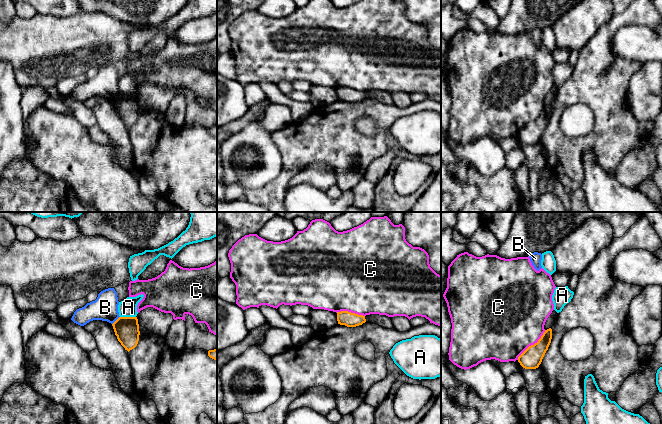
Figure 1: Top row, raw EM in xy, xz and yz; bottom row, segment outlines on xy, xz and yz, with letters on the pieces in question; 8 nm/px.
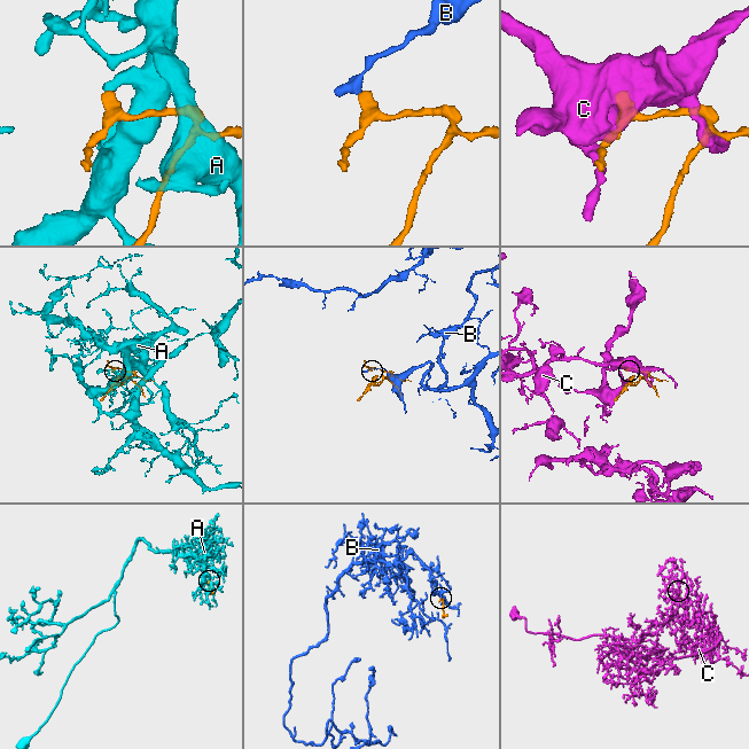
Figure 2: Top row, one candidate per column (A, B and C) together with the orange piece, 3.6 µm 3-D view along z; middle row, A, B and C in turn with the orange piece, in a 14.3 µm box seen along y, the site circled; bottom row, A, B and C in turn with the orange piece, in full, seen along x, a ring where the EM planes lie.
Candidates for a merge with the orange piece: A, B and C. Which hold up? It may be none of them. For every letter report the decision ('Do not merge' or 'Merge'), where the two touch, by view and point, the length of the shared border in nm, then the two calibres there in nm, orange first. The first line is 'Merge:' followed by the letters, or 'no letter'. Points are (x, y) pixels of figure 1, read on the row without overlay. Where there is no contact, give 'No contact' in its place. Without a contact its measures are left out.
Merge: no letter
A: Do not merge. Touches orange at xy (128, 93). Shared border 130 nm. Thickness 200 nm (orange) against 140 nm
B: Do not merge. Touches orange at xy (116, 96). Shared border 90 nm. Thickness 200 nm (orange) against 200 nm
C: Do not merge. Touches orange at yz (532, 121). Shared border 340 nm. Thickness 170 nm (orange) against 480 nm

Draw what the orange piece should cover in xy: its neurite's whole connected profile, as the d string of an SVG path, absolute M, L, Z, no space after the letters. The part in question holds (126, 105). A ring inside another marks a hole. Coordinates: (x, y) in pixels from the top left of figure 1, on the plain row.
M119 93L112 102L125 126L129 128L137 122L140 111L137 93Z

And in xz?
M348 87L337 88L337 97L340 101L356 103L366 98L365 92Z

